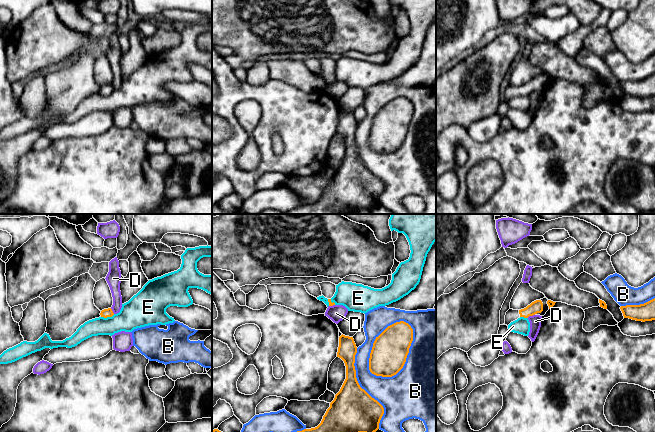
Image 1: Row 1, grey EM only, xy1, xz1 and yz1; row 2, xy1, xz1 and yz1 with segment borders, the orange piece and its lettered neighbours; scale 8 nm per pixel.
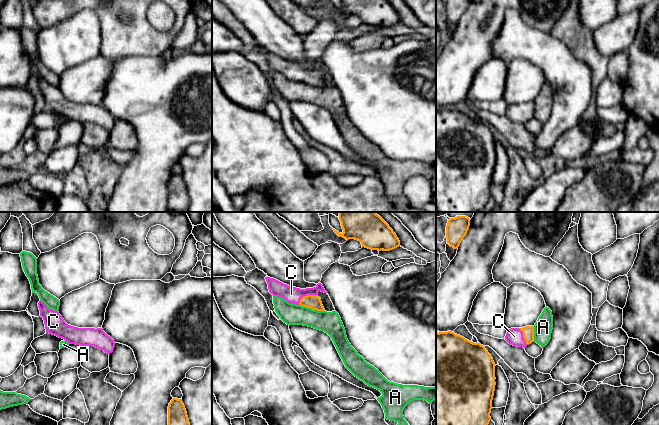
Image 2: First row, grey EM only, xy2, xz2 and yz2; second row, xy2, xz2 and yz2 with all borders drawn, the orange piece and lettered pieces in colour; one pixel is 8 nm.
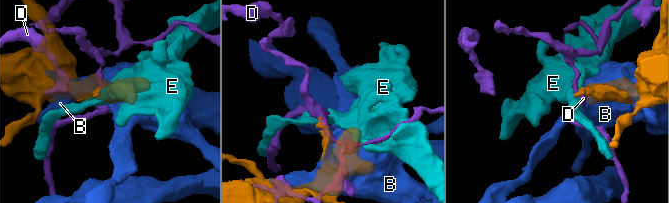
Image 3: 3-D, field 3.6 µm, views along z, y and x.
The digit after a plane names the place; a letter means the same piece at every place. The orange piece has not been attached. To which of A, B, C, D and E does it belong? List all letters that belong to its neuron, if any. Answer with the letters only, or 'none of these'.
C

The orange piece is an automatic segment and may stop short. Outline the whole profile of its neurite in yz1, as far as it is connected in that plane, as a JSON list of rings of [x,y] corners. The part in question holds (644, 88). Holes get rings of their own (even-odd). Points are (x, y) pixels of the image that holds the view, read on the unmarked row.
[[[655,74],[640,81],[626,81],[620,83],[624,94],[636,97],[655,96]]]

